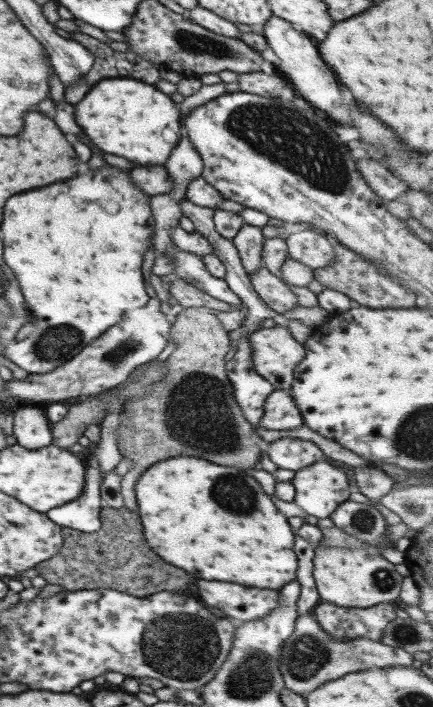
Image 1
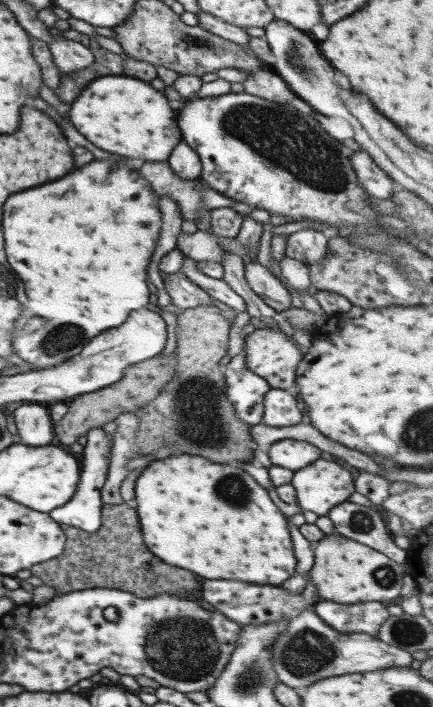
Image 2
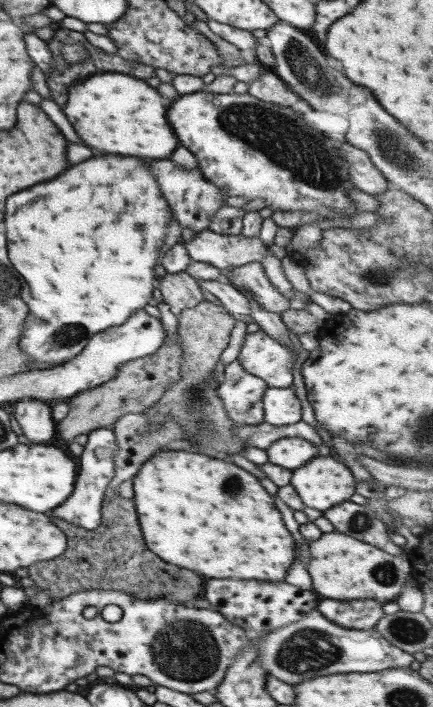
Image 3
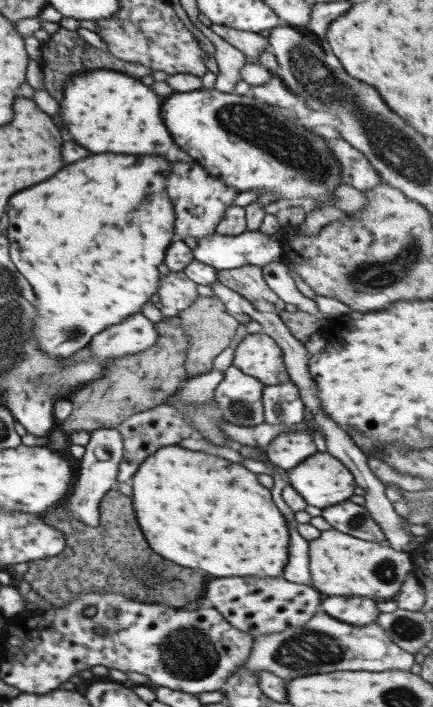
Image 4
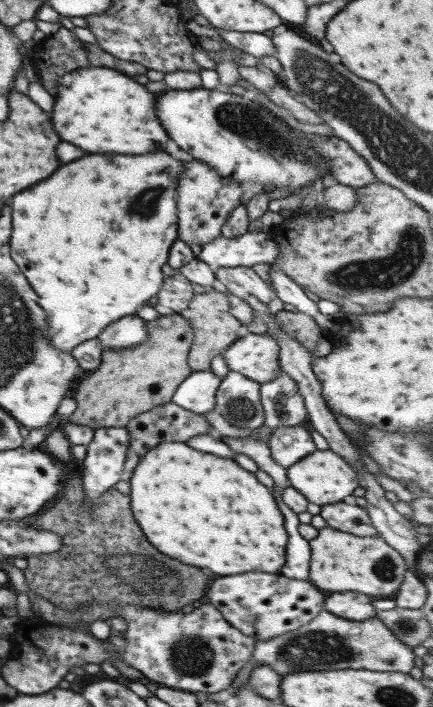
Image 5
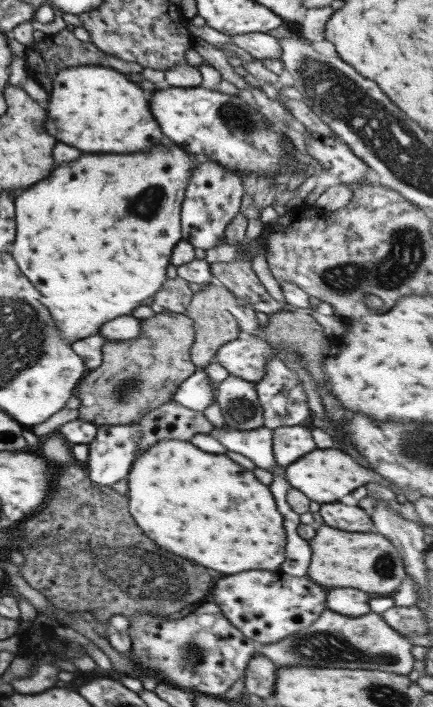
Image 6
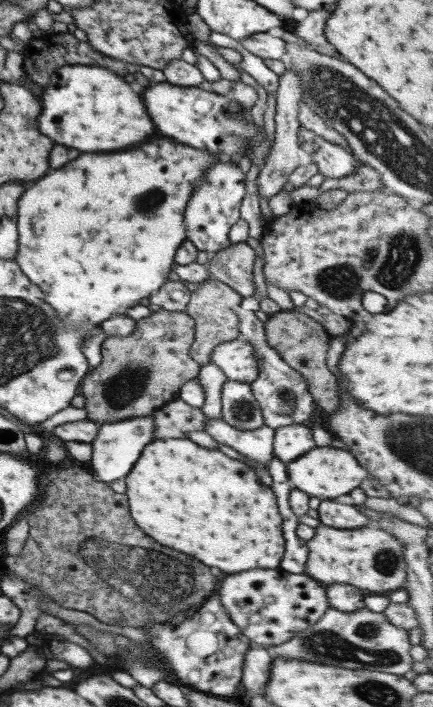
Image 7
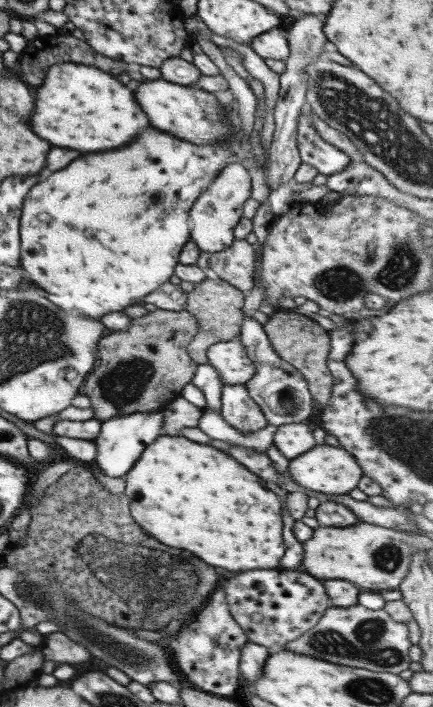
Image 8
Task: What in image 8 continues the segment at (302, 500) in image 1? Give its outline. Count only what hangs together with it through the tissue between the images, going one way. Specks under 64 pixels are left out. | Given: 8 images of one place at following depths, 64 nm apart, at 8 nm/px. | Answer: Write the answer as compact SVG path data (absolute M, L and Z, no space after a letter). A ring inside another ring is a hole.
M316 445L312 450L300 454L289 460L288 472L300 486L304 486L310 492L322 492L328 496L348 495L354 490L362 478L363 470L356 459L342 447Z

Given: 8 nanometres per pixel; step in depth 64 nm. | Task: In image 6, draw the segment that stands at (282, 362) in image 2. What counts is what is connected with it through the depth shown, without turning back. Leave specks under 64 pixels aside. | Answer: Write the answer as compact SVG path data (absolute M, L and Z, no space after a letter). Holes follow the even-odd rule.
M244 334L223 344L216 351L214 361L220 363L229 376L256 383L264 380L268 372L268 360L276 354L275 348L264 338Z

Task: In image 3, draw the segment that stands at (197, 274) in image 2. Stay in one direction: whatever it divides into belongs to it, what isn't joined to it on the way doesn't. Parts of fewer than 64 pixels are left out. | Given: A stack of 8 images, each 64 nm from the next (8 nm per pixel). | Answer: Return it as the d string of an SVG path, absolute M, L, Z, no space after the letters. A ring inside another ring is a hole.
M223 279L197 280L197 282L201 288L214 294L227 310L227 313L231 314L237 321L254 322L254 312L251 309L249 298L236 287L225 282Z

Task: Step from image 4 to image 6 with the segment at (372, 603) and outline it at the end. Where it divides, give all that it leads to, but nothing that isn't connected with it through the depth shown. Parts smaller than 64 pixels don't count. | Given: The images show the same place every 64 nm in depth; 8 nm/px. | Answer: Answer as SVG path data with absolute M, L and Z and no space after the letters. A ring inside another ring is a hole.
M331 588L327 590L327 608L338 614L357 617L371 612L371 597L357 588Z

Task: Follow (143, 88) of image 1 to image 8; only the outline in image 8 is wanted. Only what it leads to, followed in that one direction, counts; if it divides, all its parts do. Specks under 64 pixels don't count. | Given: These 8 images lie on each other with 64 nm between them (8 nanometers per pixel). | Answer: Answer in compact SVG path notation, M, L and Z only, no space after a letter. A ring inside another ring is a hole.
M64 62L50 66L34 100L32 132L54 146L76 148L80 152L102 152L124 146L150 124L130 88L114 76L84 64Z

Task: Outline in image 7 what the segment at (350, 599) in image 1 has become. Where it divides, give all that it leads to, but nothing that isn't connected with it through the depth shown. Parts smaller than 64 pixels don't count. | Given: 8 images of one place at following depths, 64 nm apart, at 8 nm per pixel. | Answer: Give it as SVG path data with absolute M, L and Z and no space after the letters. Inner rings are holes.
M378 525L355 529L338 529L330 526L316 528L316 536L308 540L308 562L305 573L322 585L334 583L358 587L366 594L386 594L402 589L407 577L405 546L398 537Z

